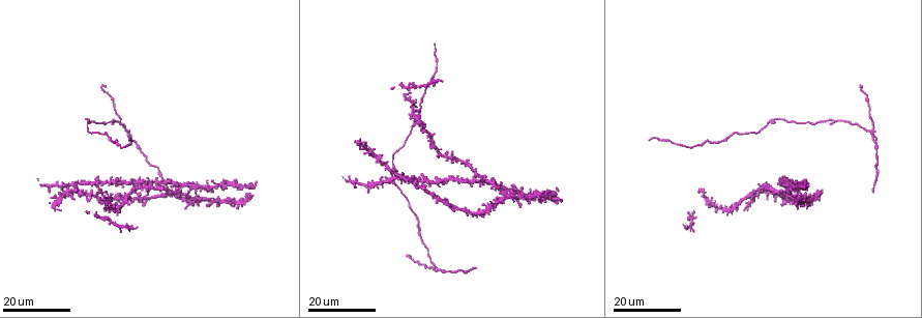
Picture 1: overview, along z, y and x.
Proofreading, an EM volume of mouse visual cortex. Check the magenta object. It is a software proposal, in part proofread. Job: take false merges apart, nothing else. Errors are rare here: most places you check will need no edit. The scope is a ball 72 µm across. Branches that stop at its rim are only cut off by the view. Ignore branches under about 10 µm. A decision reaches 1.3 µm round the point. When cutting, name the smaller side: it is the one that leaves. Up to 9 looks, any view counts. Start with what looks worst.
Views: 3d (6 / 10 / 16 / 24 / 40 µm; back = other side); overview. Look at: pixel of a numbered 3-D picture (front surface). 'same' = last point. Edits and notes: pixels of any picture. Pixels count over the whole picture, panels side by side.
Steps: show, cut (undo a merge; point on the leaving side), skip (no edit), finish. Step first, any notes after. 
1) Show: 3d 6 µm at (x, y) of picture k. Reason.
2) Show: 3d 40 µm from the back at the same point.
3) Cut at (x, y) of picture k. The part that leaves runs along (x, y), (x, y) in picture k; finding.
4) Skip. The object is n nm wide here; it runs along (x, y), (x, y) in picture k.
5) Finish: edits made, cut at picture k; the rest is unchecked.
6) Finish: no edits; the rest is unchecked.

Show: 3d 24 µm at (179, 187) of picture 1. Calibre changes.

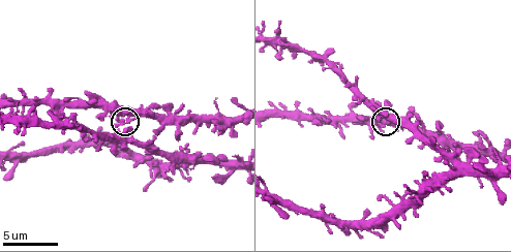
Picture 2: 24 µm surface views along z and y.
Show: 3d 10 µm at (120, 121) of picture 2.

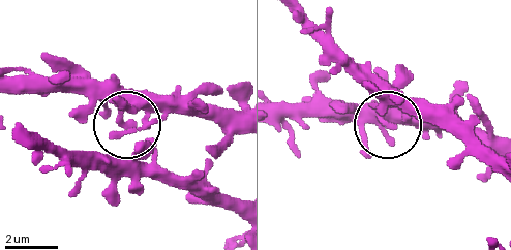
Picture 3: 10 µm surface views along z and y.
Skip. The object is 220 nm wide here; one neuron here.

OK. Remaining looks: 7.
Show: 3d 16 µm at (418, 228) of picture 1. Side arm on a straight run.

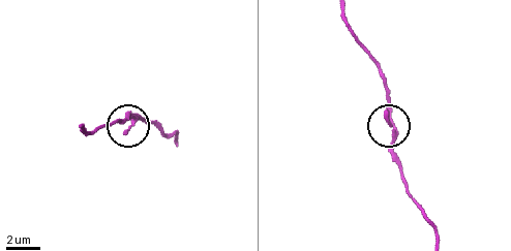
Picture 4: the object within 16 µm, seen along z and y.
Show: 3d 10 µm at (134, 118) of picture 4.

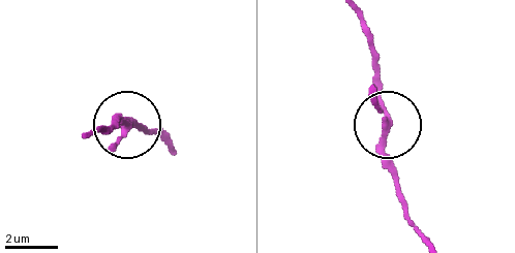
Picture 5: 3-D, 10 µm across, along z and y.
Skip. It runs along (354, 12), (381, 80), (394, 190) in picture 5; continuous, no second neuron.

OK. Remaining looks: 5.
Show: 3d 16 µm at (705, 192) of picture 1.

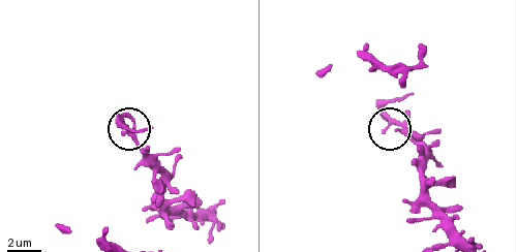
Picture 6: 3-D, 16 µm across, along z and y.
Show: 3d 6 µm at (394, 122) of picture 6. Zoom in.

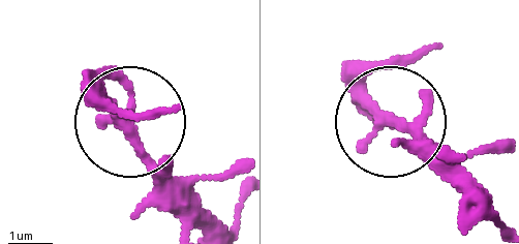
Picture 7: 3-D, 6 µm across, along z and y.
Skip. The object is 210 nm wide here; it runs along (128, 124), (191, 199) in picture 7; continuous, no second neuron.

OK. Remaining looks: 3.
Show: 3d 24 µm at (384, 182) of picture 1. Calibre changes.

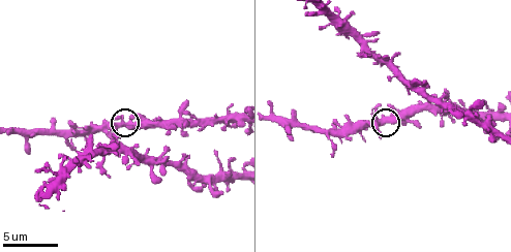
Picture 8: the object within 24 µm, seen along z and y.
Show: 3d 6 µm at (385, 118) of picture 8.

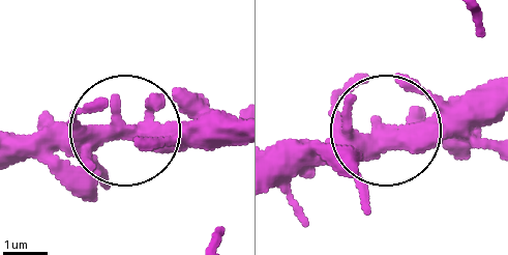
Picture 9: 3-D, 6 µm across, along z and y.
Skip. It runs along (498, 93), (453, 97), (409, 128), (275, 149) in picture 9; all the same neuron.

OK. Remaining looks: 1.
Finish: no edits; the rest is unchecked.

